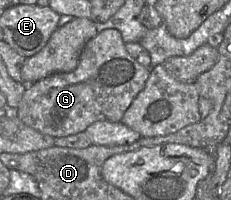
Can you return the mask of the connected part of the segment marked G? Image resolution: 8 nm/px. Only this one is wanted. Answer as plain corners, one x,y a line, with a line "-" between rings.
105,29
84,45
73,71
26,84
17,116
25,125
54,138
83,132
96,121
121,122
127,108
145,87
150,72
150,67
141,65
127,52
117,29

